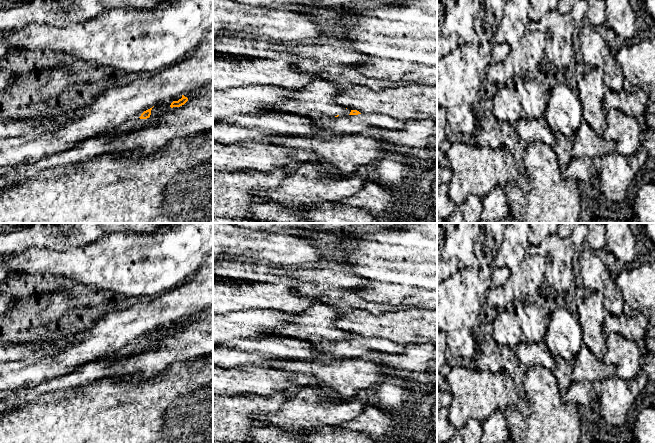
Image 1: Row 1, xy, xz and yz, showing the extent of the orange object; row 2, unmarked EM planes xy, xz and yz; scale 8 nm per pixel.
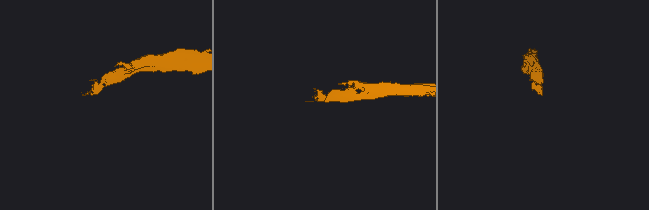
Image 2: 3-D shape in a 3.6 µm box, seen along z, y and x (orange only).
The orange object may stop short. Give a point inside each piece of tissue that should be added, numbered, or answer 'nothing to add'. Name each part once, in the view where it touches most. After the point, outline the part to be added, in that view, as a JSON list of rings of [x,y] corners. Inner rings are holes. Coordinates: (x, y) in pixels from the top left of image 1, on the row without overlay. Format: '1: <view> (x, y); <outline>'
1: xz (319, 319); [[[317,302],[300,314],[295,314],[291,322],[270,331],[275,336],[294,337],[306,340],[317,336],[328,341],[349,339],[351,334],[339,330],[336,320],[341,312],[327,304]]]

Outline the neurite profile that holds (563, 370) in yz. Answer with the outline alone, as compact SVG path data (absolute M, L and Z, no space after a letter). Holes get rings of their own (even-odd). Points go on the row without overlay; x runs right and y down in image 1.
M555 357L555 364L552 373L557 379L561 391L566 390L572 383L573 365L563 358Z

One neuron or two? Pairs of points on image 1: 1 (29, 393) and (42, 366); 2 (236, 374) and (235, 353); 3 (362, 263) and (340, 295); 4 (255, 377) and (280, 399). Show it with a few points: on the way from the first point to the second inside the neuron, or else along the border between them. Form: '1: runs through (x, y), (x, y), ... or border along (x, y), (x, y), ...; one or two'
1: border along (52, 377), (32, 387), (18, 388), (10, 393); two
2: border along (260, 367), (232, 366), (223, 368); two
3: border along (354, 289), (364, 299), (374, 302); two
4: border along (283, 391), (268, 396), (249, 393); two

